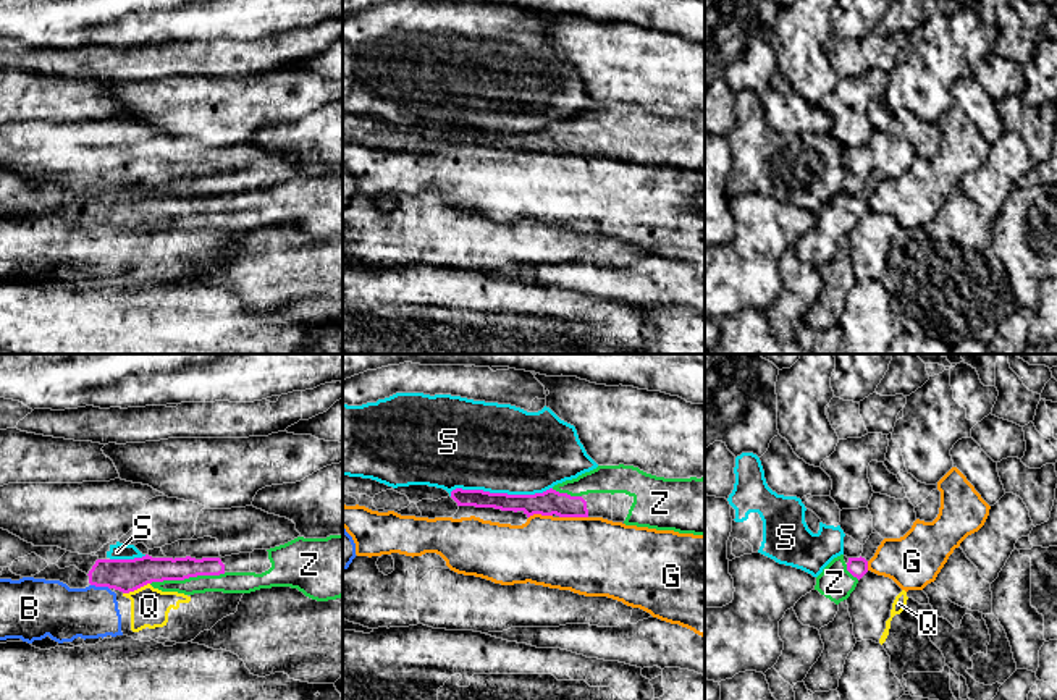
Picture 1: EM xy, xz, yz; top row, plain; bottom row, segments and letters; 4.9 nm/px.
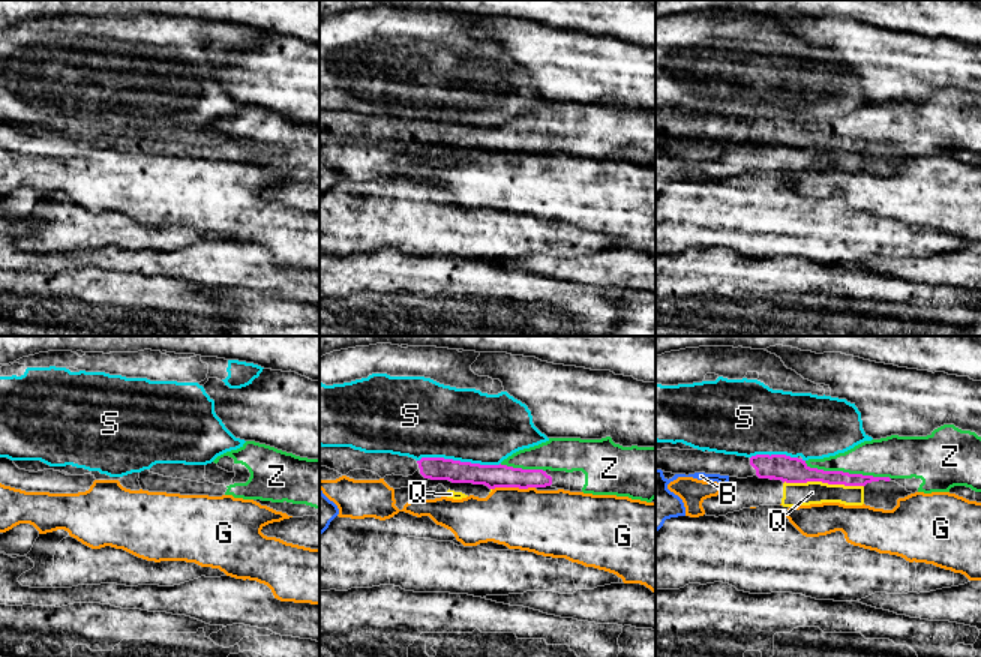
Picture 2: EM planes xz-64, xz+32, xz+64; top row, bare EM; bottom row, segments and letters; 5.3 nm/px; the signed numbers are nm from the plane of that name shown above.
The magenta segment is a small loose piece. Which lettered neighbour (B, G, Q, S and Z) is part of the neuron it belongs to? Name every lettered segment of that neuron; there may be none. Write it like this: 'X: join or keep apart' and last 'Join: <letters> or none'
B: keep apart
G: keep apart
Q: keep apart
S: keep apart
Z: join
Join: Z

